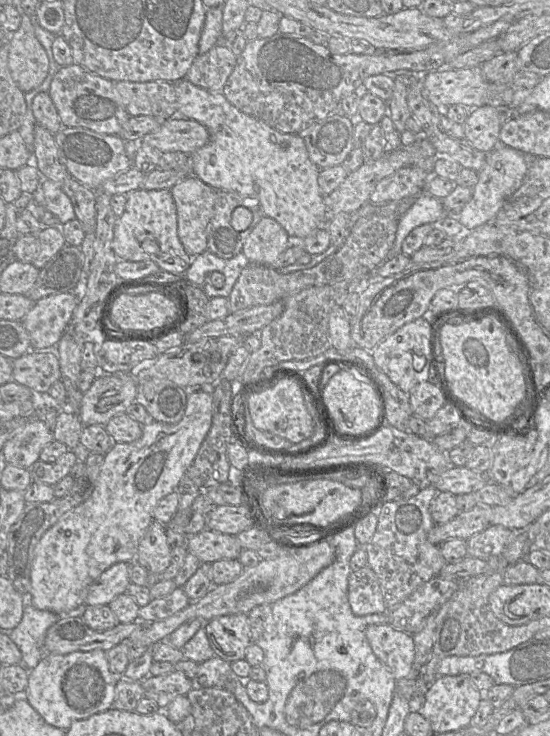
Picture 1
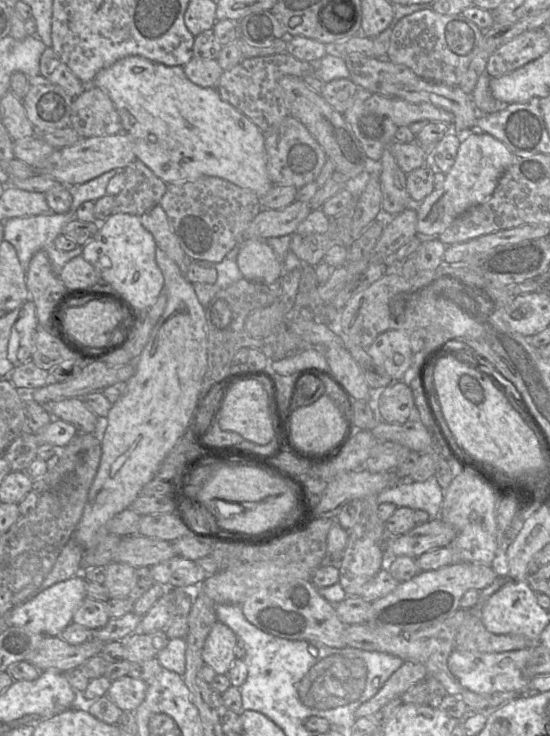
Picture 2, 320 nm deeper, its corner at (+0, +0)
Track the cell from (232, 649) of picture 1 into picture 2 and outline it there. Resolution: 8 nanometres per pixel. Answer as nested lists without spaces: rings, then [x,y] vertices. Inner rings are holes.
[[[216,621],[202,651],[205,665],[211,667],[218,675],[227,674],[236,660],[237,644],[236,634],[225,624]]]

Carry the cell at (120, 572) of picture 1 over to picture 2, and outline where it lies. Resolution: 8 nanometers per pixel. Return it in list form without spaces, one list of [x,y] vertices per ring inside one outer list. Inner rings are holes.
[[[79,574],[69,580],[50,586],[34,598],[14,607],[8,613],[9,626],[22,627],[43,636],[60,636],[63,630],[72,622],[74,611],[86,598],[87,582],[83,575]]]

